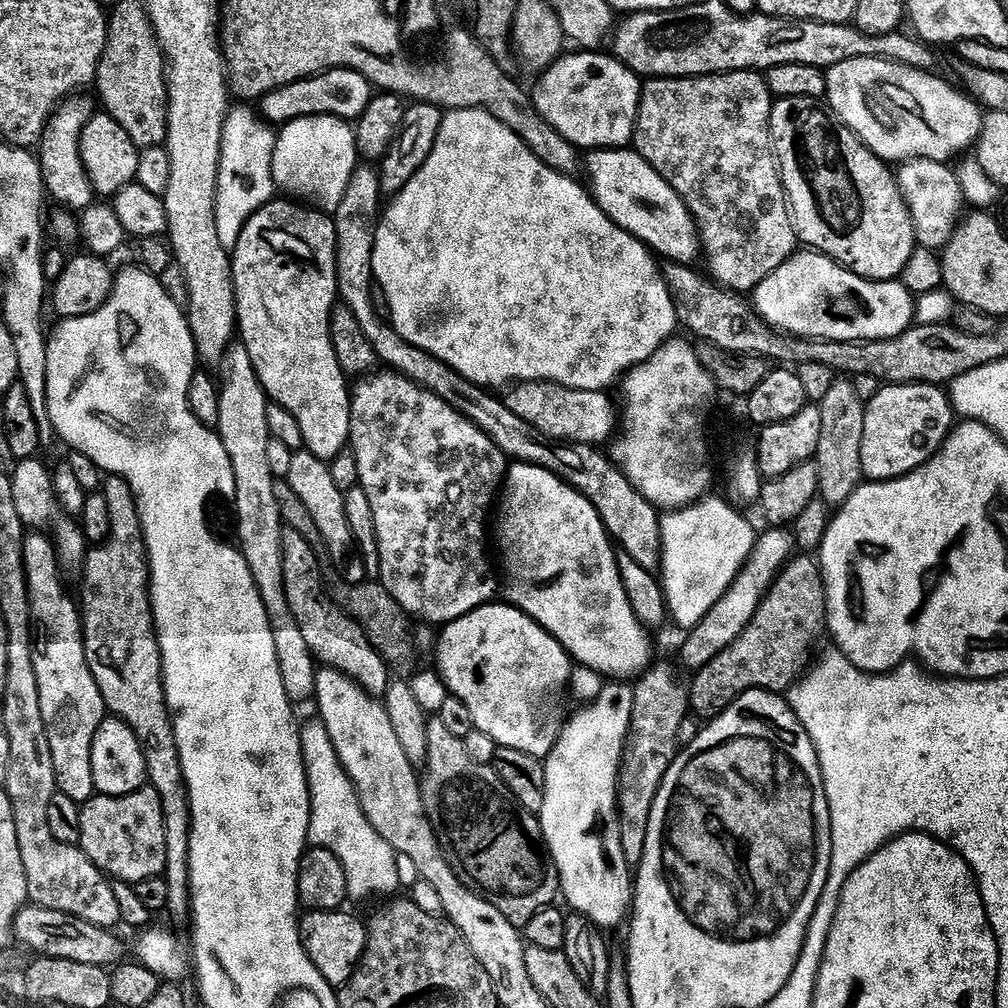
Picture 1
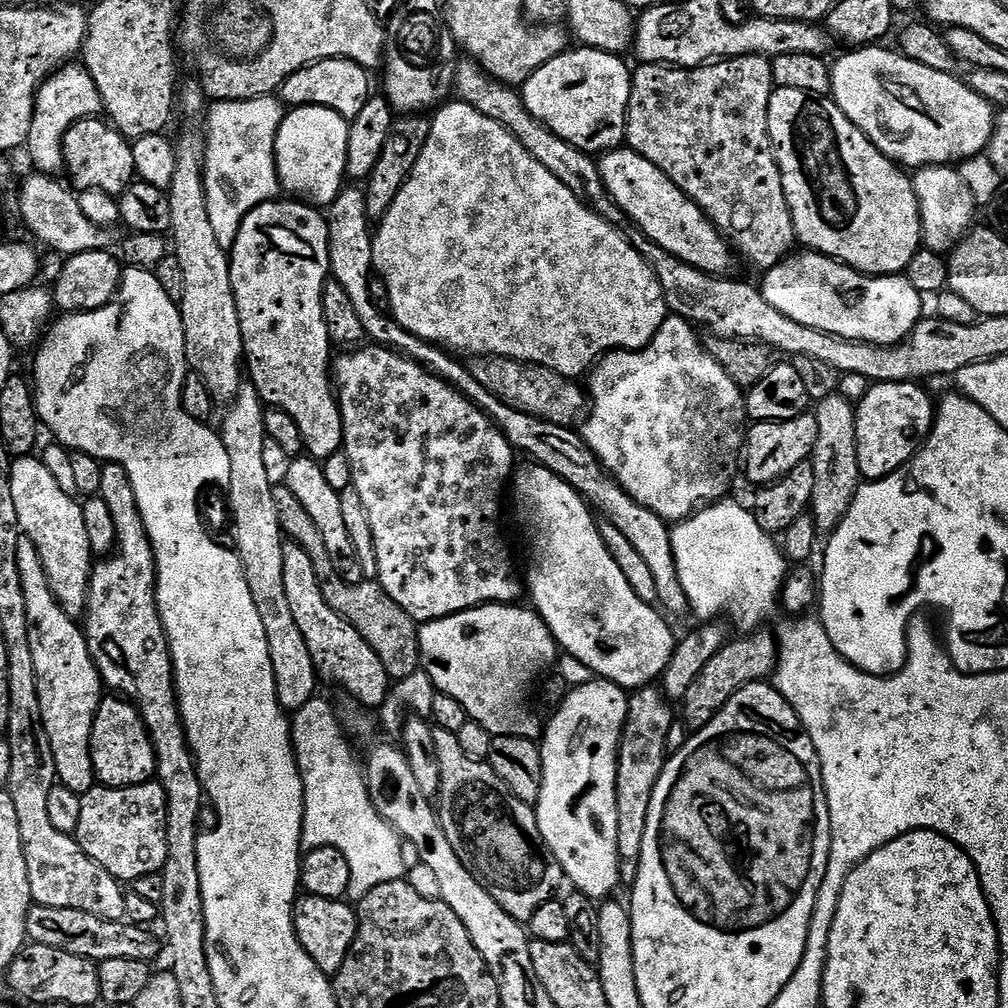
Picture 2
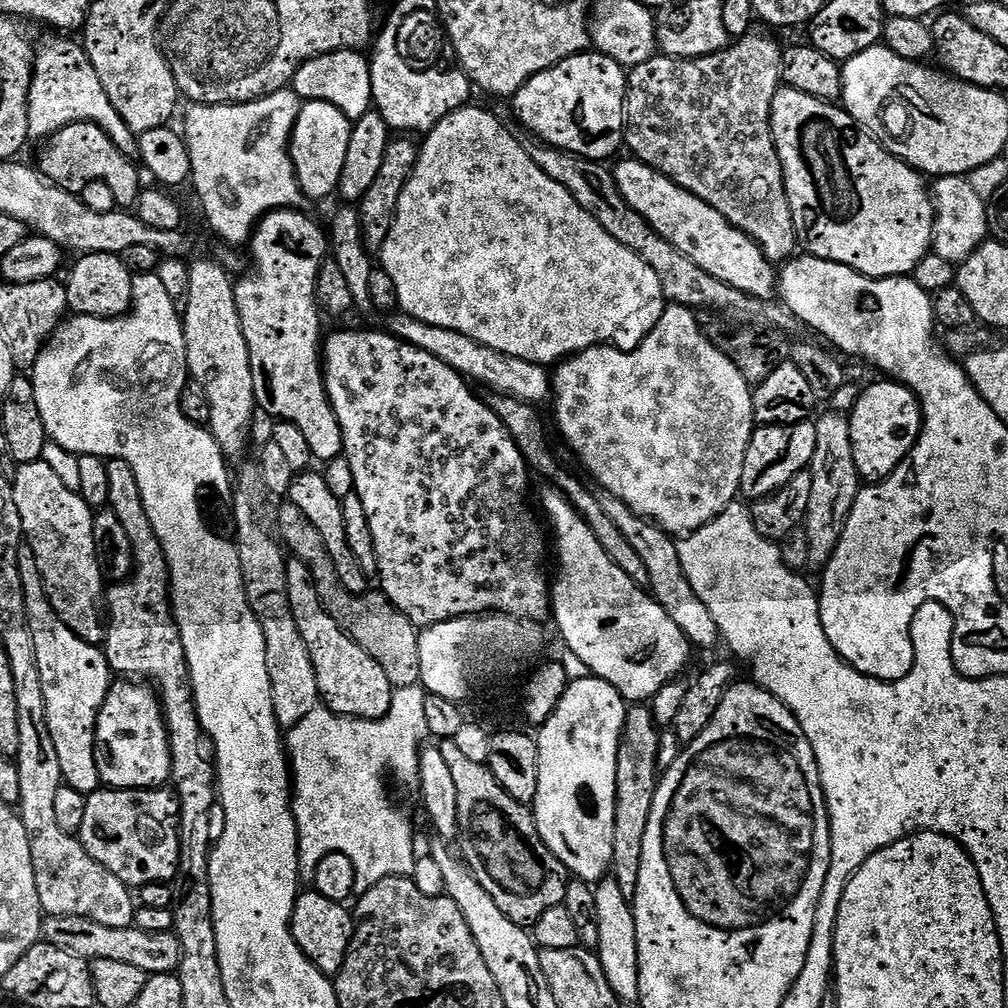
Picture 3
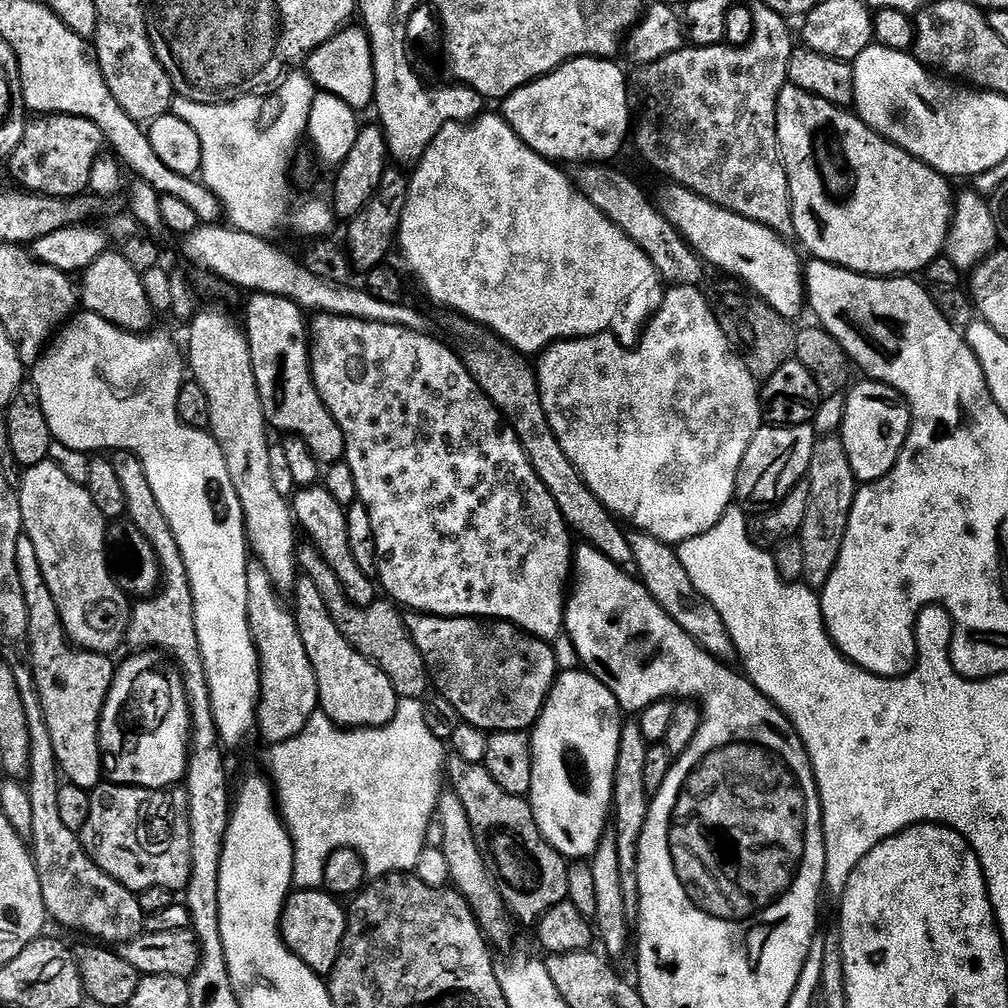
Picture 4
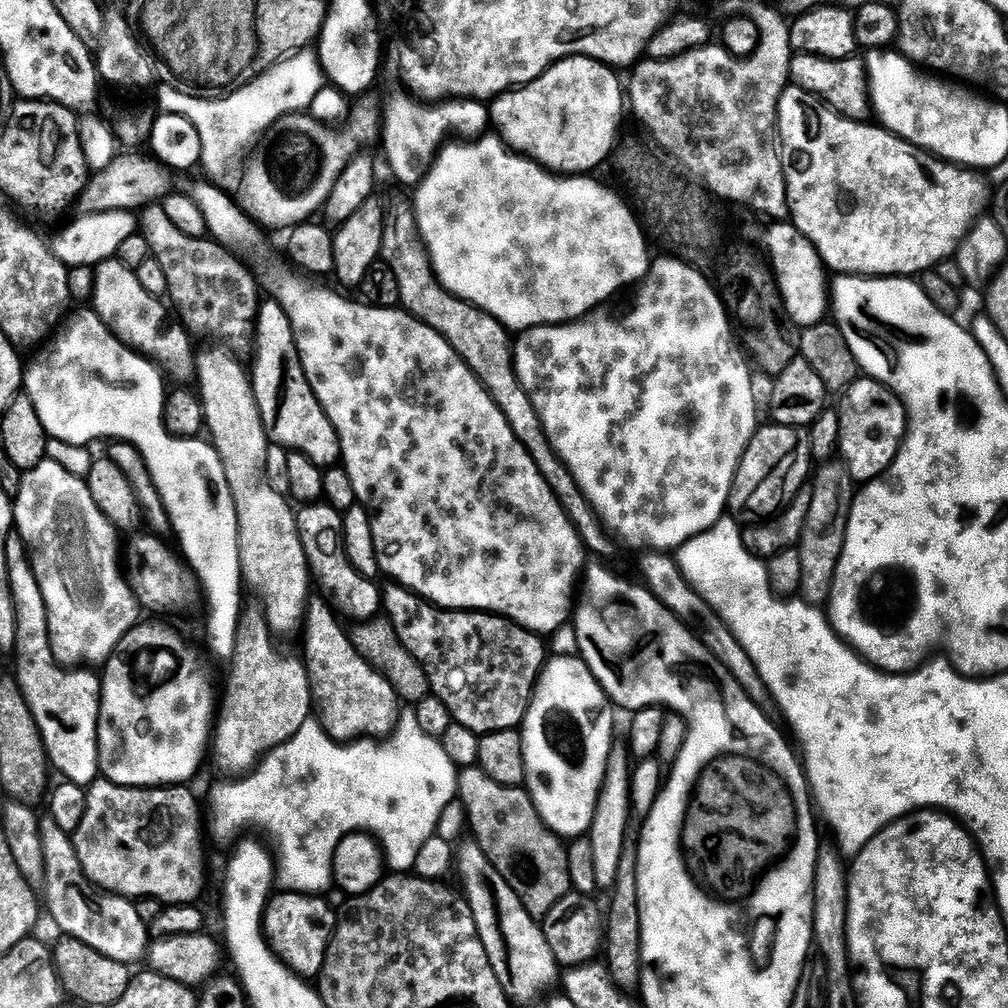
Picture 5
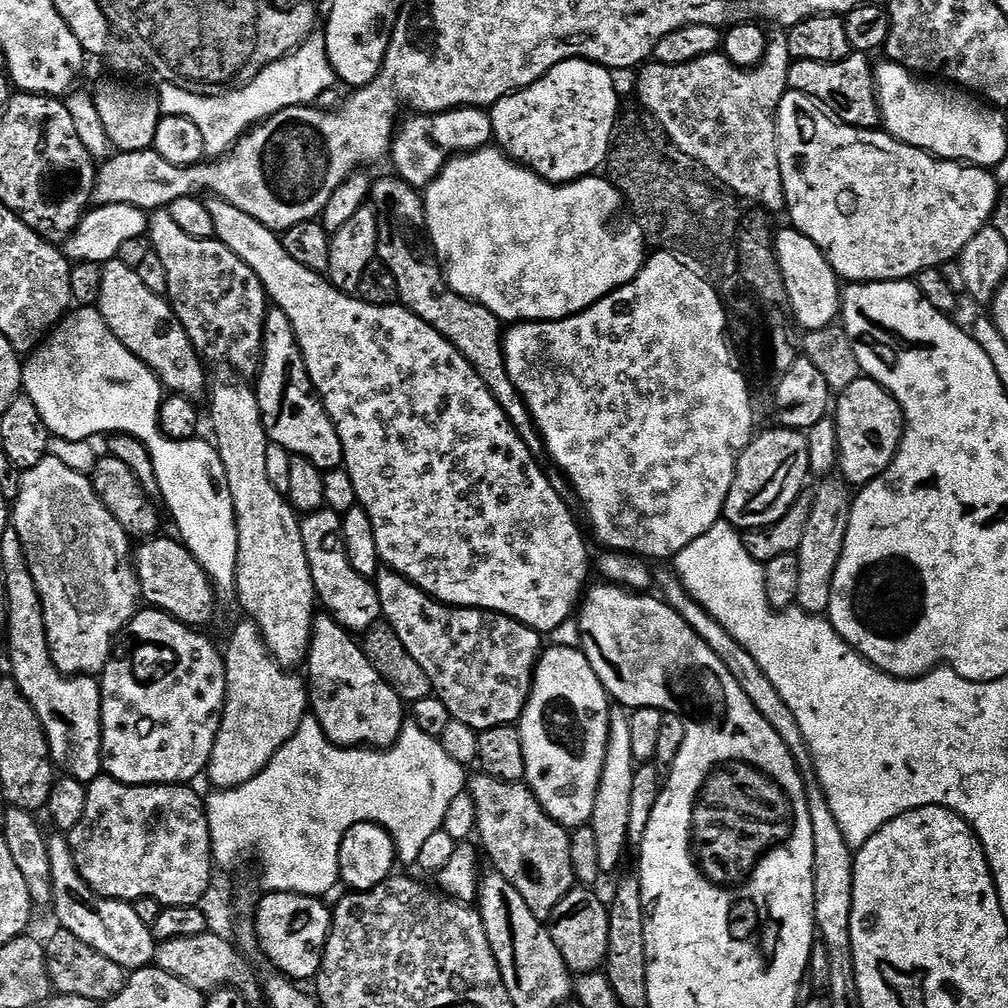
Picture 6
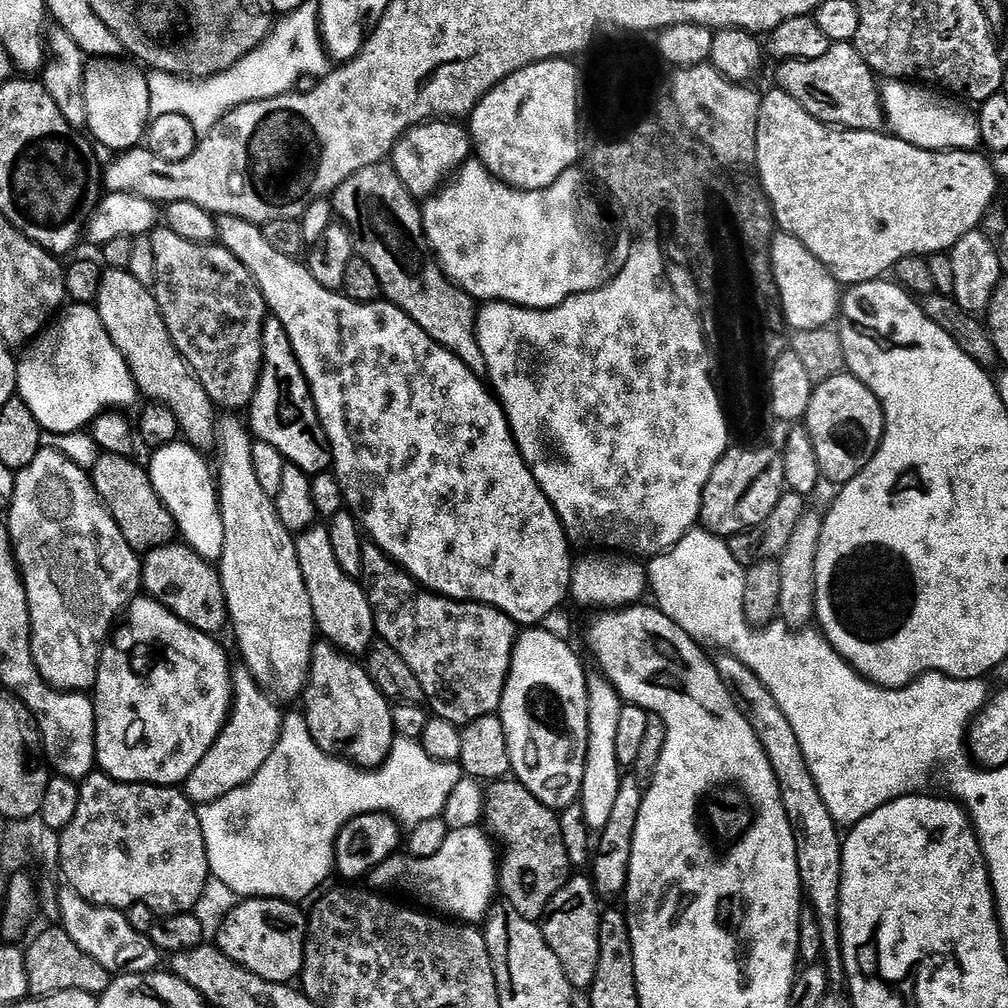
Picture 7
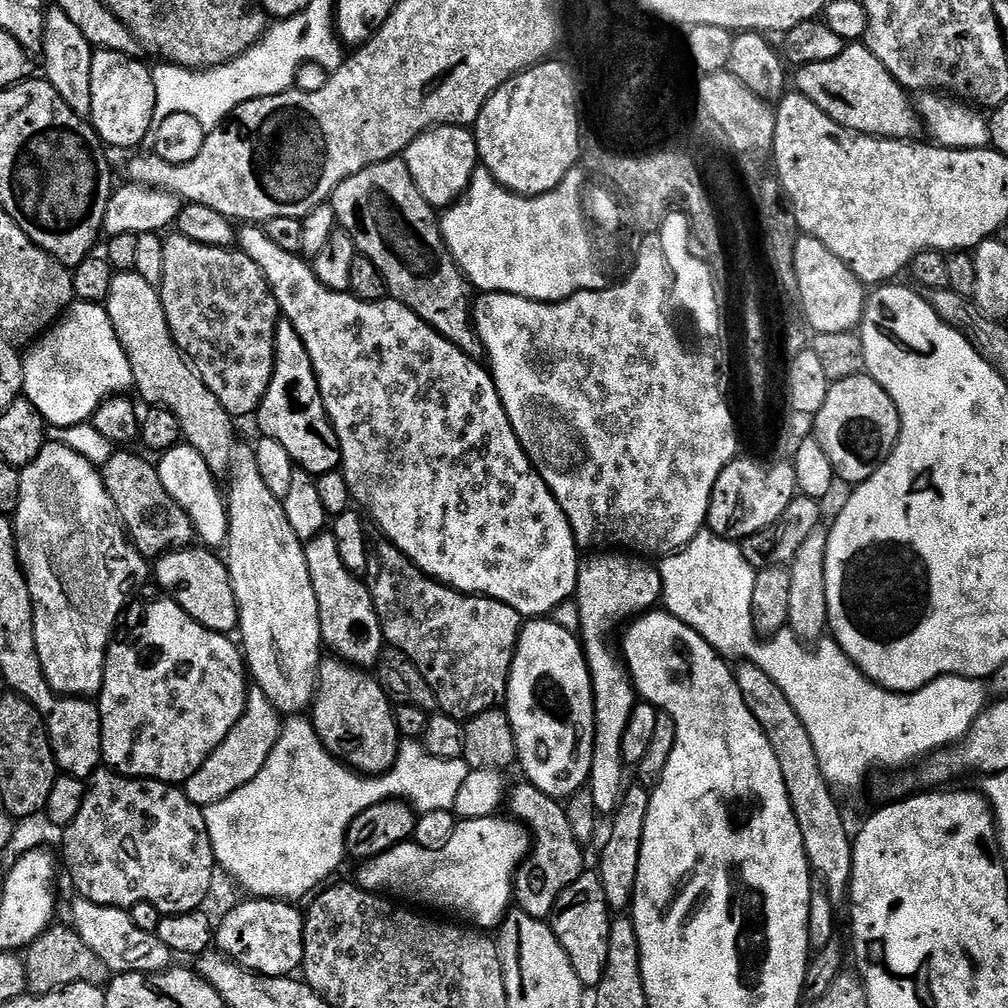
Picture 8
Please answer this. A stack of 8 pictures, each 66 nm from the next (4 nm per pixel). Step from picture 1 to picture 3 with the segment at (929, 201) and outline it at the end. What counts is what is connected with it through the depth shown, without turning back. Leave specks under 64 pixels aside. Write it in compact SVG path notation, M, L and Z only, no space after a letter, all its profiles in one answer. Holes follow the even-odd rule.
M941 176L931 185L932 203L936 206L936 221L932 227L931 251L938 254L938 258L946 258L946 262L957 266L964 264L978 246L982 246L985 240L989 239L988 230L988 206L986 201L978 198L968 181L967 176Z

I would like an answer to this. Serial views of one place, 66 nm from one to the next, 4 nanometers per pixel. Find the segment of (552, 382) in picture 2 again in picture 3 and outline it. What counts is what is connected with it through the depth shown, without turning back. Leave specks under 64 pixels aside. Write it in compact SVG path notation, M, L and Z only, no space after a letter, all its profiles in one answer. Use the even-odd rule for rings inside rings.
M397 311L395 315L389 318L386 324L387 331L415 348L426 350L426 354L434 354L434 358L446 362L446 366L450 366L469 381L481 380L482 383L492 387L493 393L512 396L515 400L533 406L540 406L544 399L552 396L552 376L545 365L531 364L522 358L507 356L498 350L474 342L474 338L466 338L466 334L458 334L454 330L418 322L418 318L407 316L402 311Z

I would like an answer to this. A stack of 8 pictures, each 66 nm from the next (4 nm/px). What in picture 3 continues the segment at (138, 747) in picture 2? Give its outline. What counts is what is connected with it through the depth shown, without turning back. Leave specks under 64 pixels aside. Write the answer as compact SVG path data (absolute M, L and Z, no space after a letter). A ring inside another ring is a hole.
M116 682L108 690L96 723L96 765L101 785L109 788L158 788L169 783L172 755L164 709L154 702L153 689L143 686L148 687L140 682Z

